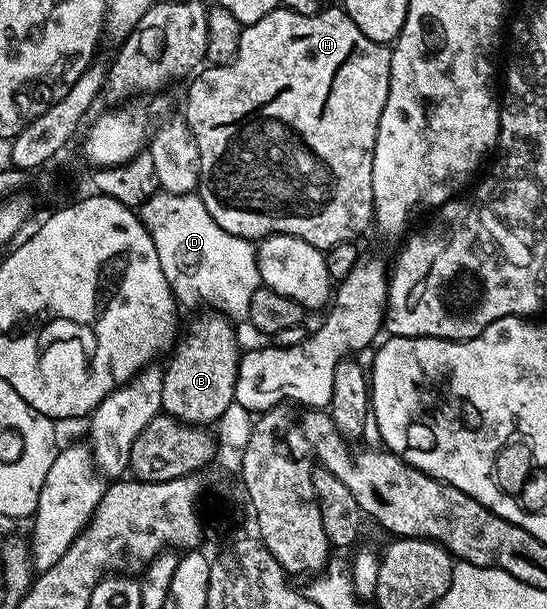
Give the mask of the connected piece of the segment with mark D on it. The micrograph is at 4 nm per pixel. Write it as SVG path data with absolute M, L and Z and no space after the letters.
M156 190L137 214L155 243L160 266L180 306L213 305L235 321L248 322L251 295L263 283L254 242L223 231L195 193Z

